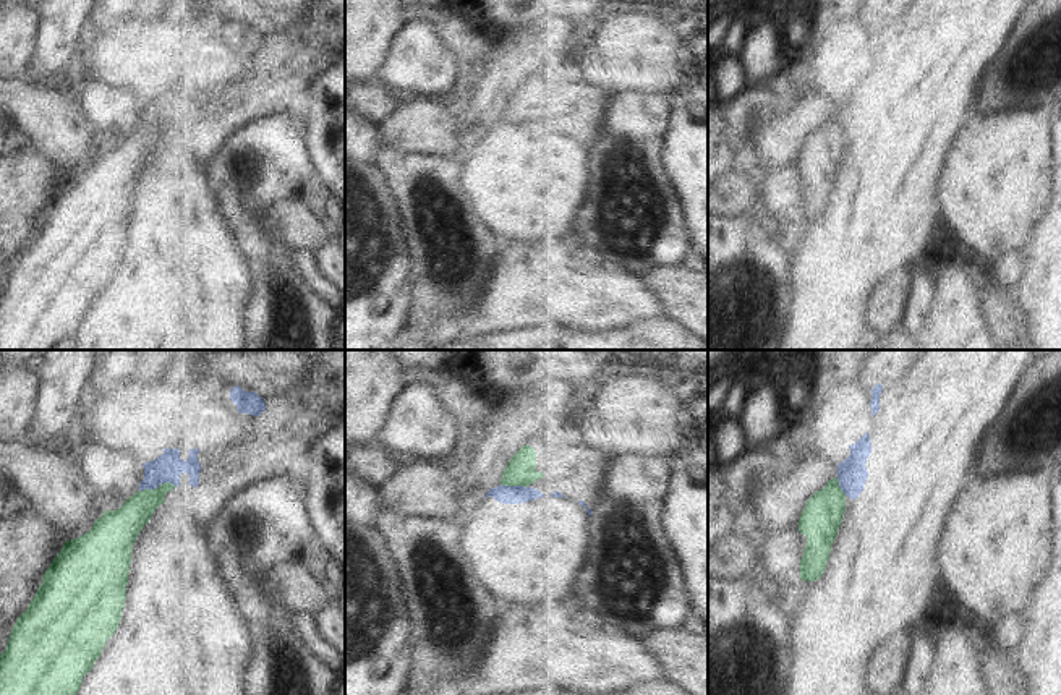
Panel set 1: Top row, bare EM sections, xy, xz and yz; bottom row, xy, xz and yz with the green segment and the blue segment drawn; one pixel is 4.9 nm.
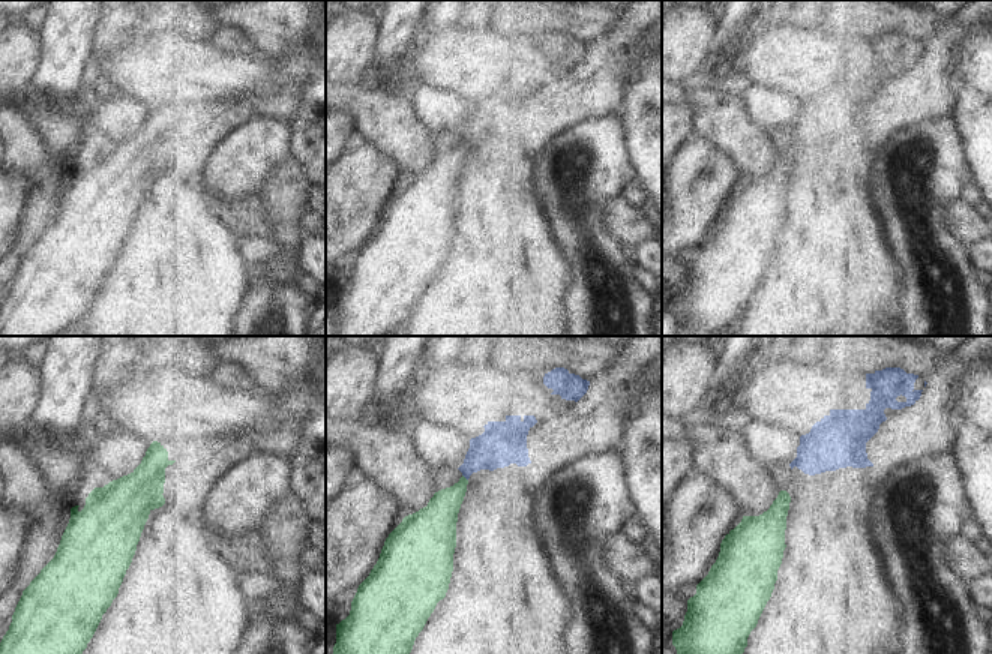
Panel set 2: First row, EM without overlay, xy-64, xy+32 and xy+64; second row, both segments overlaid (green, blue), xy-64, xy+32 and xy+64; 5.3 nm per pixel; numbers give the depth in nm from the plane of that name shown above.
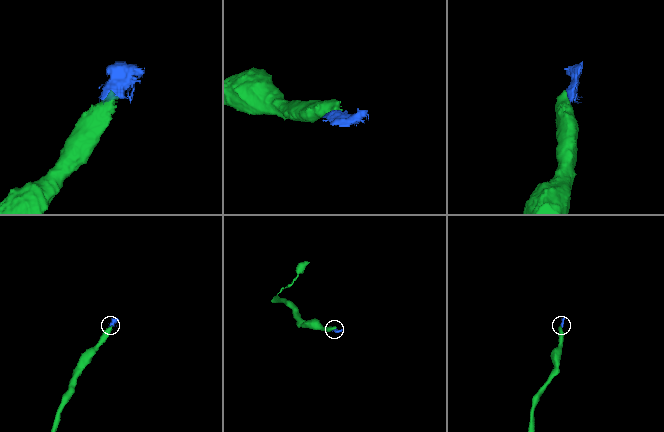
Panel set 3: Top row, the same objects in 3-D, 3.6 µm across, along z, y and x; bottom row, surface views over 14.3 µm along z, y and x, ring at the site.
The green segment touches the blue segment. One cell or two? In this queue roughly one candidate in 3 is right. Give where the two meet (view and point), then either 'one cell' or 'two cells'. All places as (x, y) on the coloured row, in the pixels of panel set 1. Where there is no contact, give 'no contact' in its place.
contact xy (159, 485); two cells

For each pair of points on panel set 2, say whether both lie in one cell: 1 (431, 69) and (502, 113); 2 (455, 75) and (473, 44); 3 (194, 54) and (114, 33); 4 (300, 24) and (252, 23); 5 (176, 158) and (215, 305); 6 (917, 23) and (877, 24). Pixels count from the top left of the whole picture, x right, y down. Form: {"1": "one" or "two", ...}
{"1": "two", "2": "one", "3": "one", "4": "one", "5": "two", "6": "one"}

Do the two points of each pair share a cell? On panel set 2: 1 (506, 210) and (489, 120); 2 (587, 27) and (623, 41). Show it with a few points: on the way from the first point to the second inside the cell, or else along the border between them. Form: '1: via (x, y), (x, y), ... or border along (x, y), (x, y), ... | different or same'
1: via (497, 188), (496, 171), (486, 156), (486, 143) | same
2: border along (623, 15), (602, 36) | different

